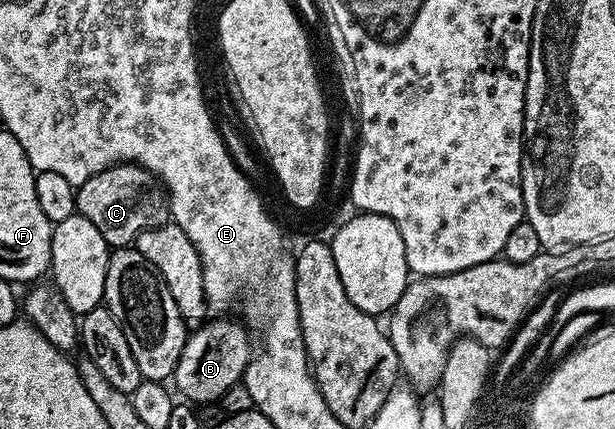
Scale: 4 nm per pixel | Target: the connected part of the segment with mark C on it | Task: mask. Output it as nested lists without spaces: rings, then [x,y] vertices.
[[[113,165],[77,186],[76,212],[93,223],[111,247],[133,246],[140,231],[154,229],[171,220],[168,194],[161,181],[142,165]]]

